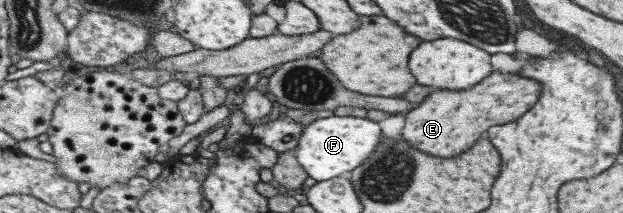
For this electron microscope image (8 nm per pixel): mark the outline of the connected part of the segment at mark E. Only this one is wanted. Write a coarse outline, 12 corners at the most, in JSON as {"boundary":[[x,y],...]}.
{"boundary":[[490,71],[437,89],[406,114],[402,138],[456,156],[487,128],[528,112],[540,81]]}

